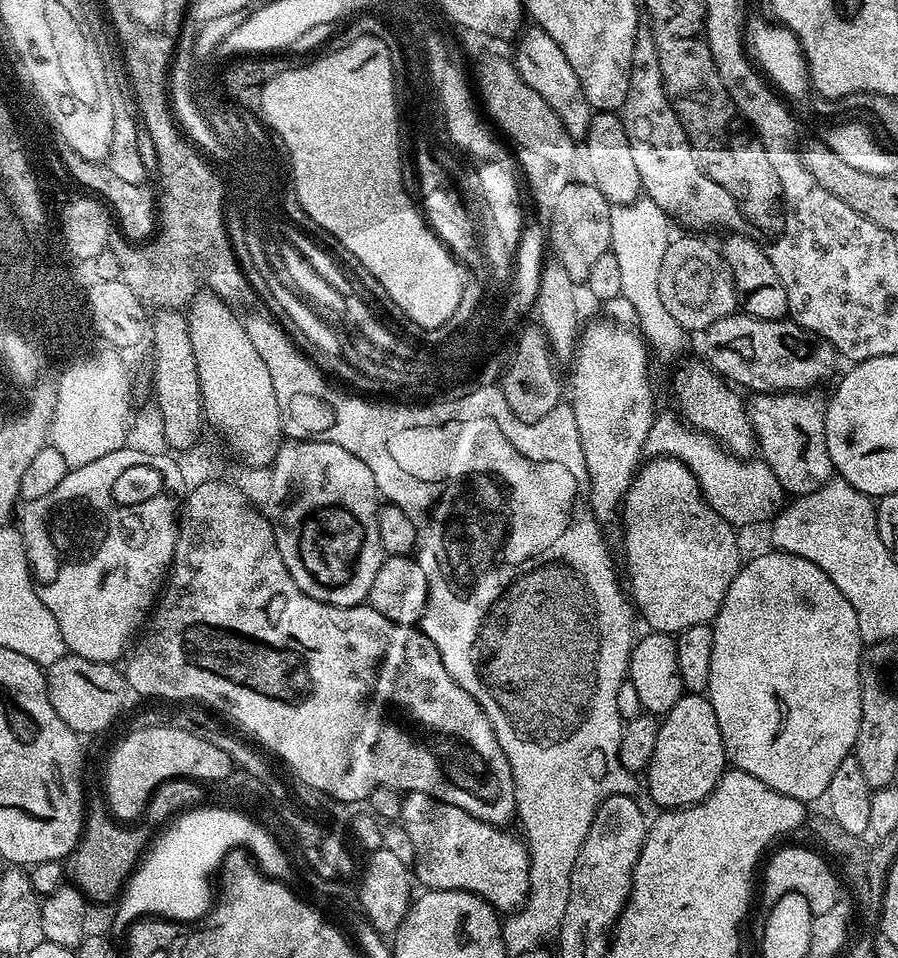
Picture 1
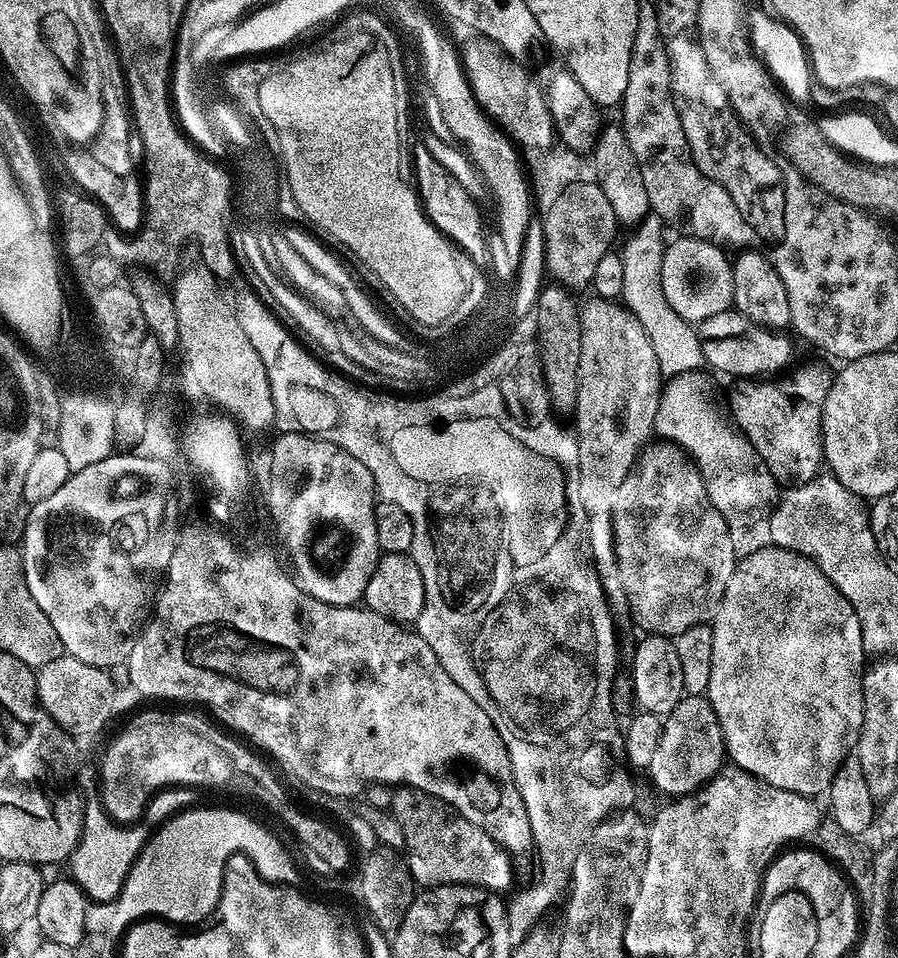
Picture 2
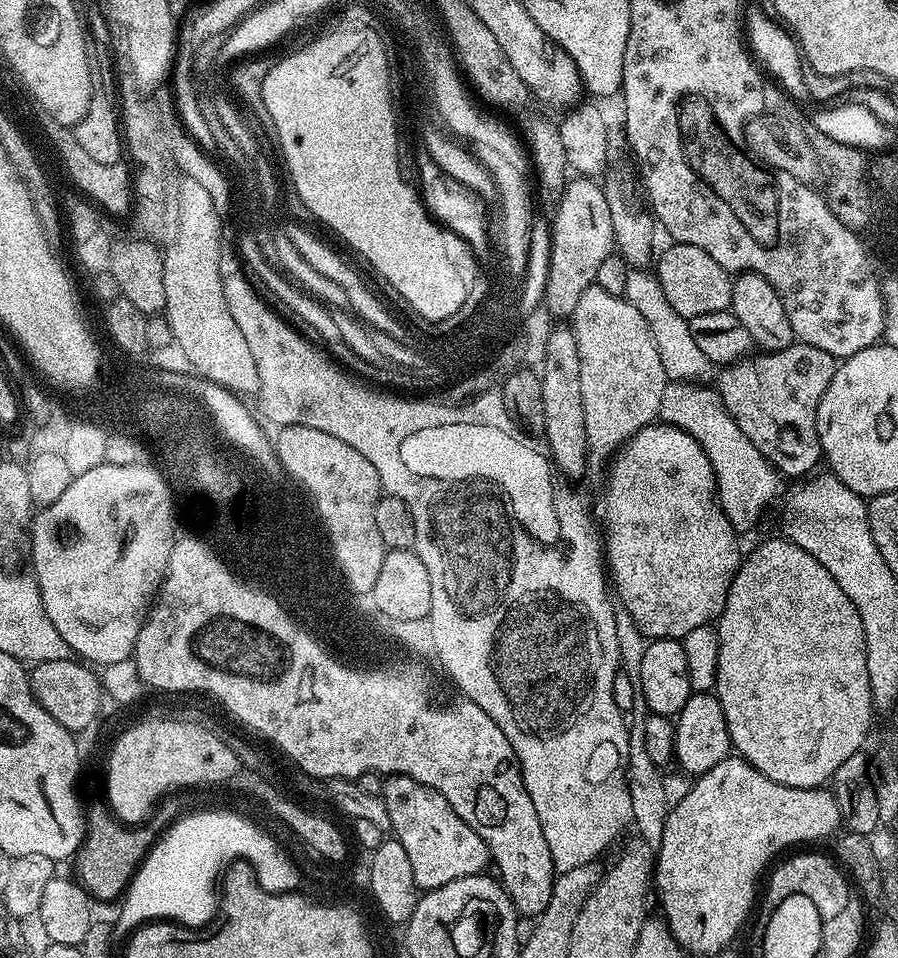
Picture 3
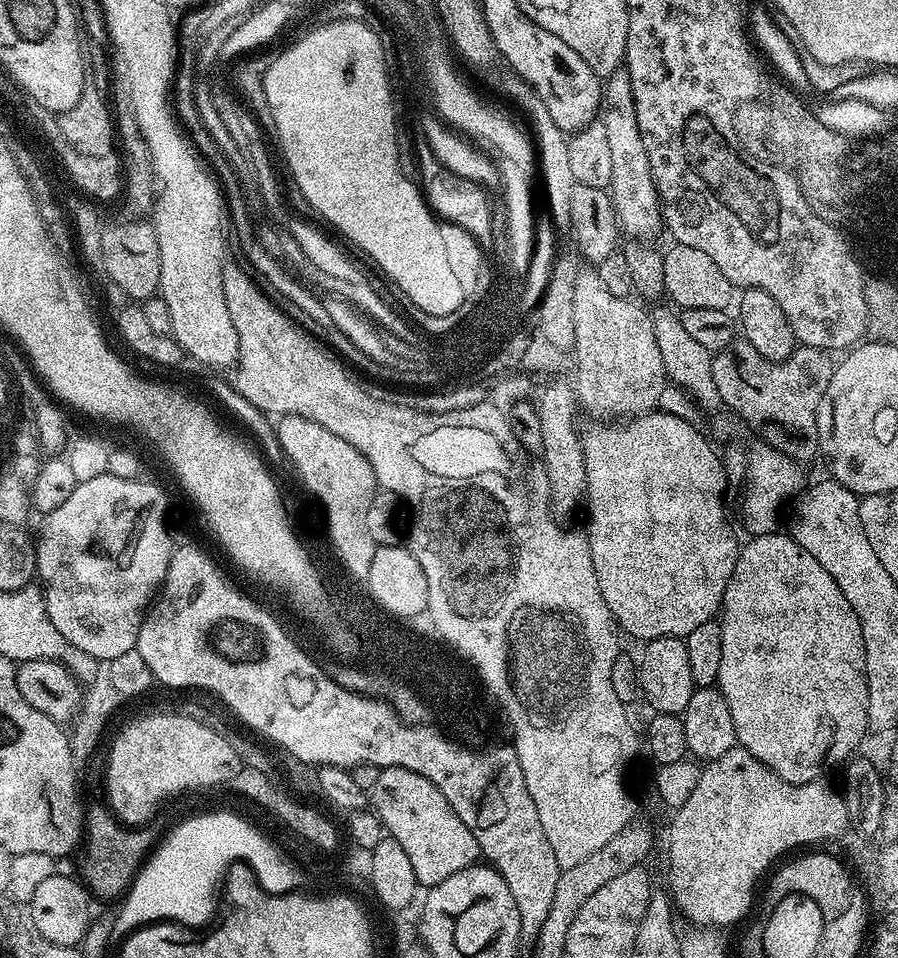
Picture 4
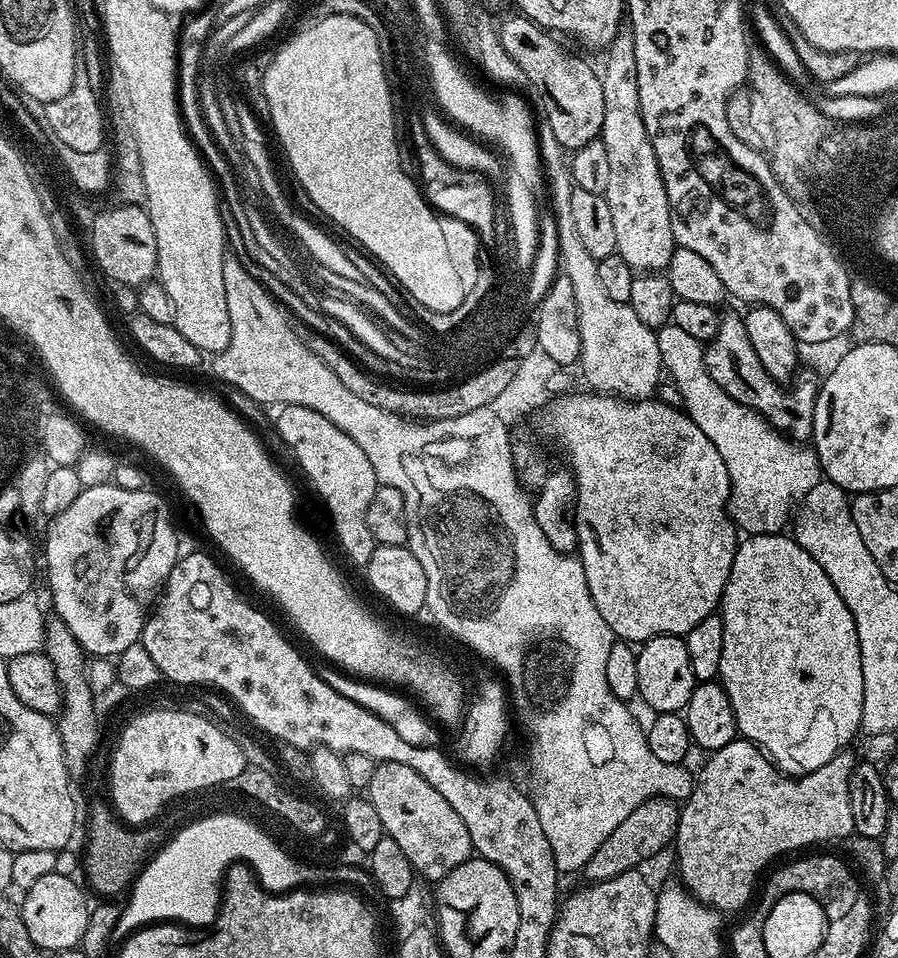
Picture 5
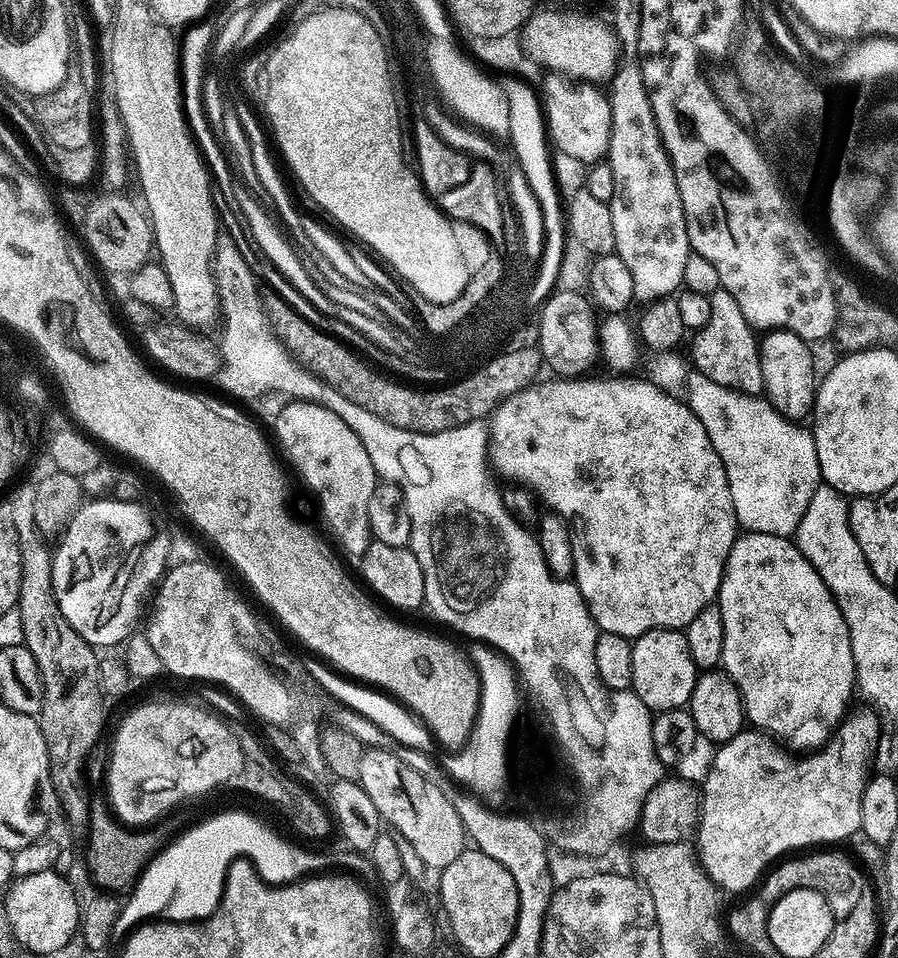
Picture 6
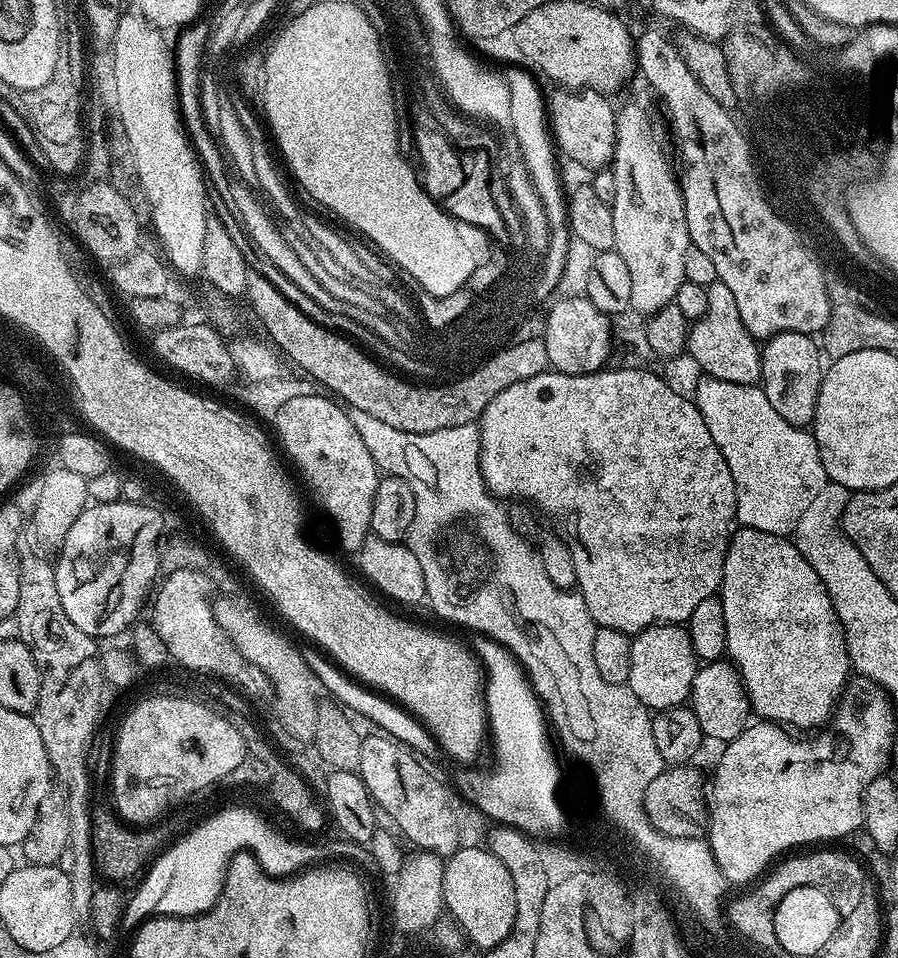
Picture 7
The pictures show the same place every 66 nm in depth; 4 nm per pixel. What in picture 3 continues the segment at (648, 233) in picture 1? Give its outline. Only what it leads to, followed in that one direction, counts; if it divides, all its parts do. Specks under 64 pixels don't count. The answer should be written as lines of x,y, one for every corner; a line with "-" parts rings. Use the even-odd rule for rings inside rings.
629,271
623,297
630,302
630,306
634,306
634,310
638,310
638,314
642,314
642,318
646,318
646,326
654,338
654,346
658,346
658,358
662,358
665,377
672,382
703,381
708,368
710,369
710,361
706,358
706,354
702,354
702,349
694,343
694,334
690,334
688,325
689,317
678,314
678,310
670,306
655,271

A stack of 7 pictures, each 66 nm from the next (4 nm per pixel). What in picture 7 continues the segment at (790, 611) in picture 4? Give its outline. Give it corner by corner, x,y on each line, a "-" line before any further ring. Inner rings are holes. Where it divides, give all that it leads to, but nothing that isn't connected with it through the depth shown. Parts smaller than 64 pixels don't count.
741,527
733,531
728,544
718,595
726,613
726,656
731,667
744,679
751,711
757,712
761,721
792,730
823,729
844,695
844,686
850,679
850,665
844,627
840,625
830,594
814,567
791,539

